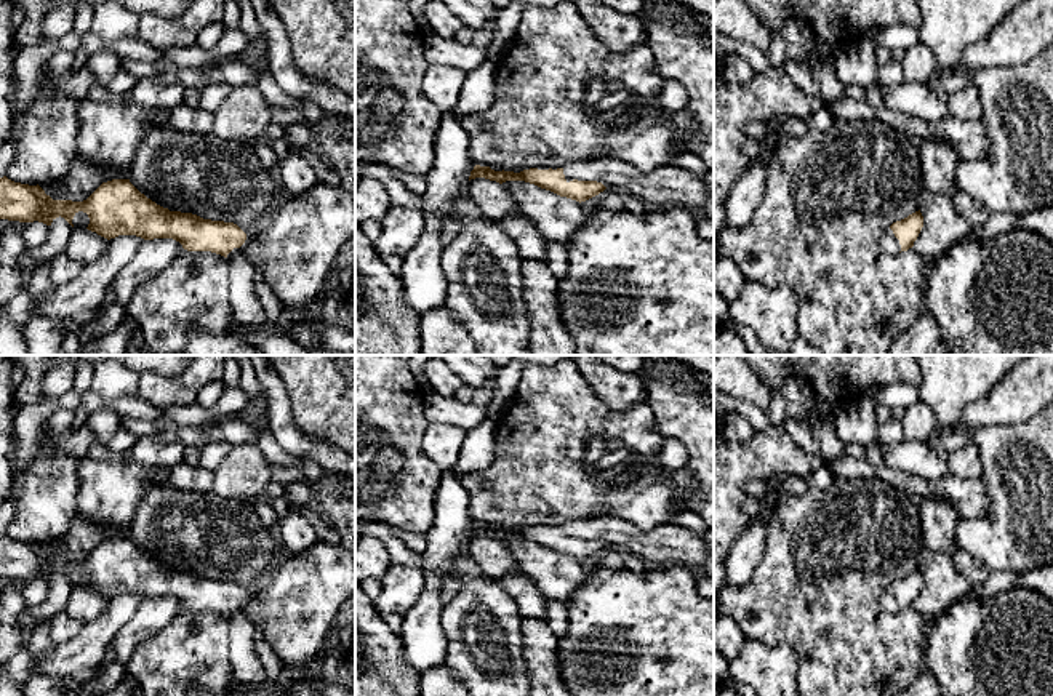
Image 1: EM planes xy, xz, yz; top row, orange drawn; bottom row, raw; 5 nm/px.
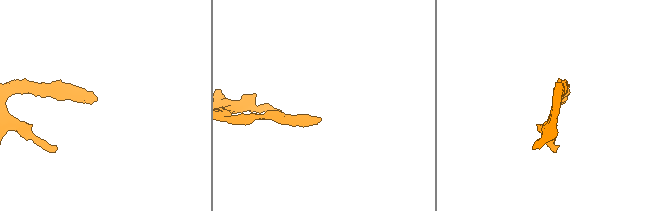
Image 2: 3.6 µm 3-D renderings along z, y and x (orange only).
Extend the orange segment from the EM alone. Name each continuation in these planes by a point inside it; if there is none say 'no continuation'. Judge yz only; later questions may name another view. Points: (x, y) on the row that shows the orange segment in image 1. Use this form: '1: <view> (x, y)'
1: yz (890, 244)

